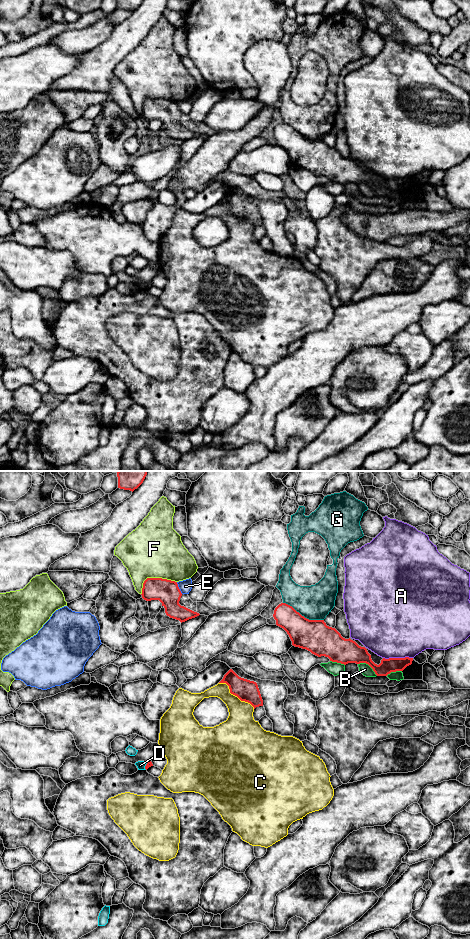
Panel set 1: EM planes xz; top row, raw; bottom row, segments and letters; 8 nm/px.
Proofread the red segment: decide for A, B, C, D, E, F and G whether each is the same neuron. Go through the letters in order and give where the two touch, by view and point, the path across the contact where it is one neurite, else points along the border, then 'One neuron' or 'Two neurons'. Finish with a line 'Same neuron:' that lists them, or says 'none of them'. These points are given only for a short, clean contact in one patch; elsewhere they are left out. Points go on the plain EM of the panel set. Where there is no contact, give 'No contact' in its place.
A: Touches red at xz (398, 178). Two neurons
B: Touches red at xz (368, 184). Two neurons
C: Touches red at xz (235, 215). Two neurons
D: Touches red at xz (145, 286). Boundary: xz (148, 282), (145, 289). Two neurons
E: Touches red at xz (178, 108). Two neurons
F: Touches red at xz (153, 98). Two neurons
G: Touches red at xz (303, 136). Two neurons
Same neuron: none of them

